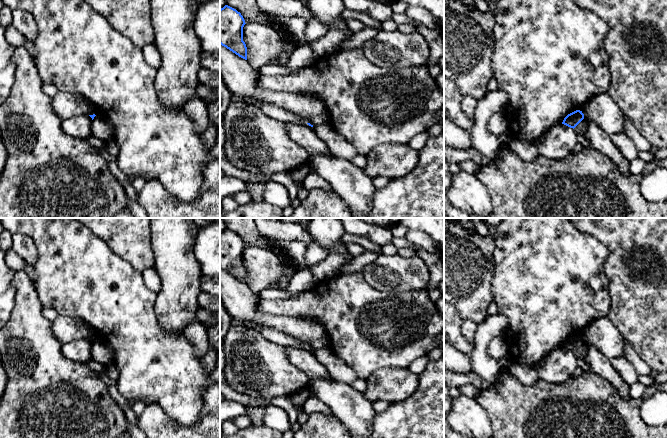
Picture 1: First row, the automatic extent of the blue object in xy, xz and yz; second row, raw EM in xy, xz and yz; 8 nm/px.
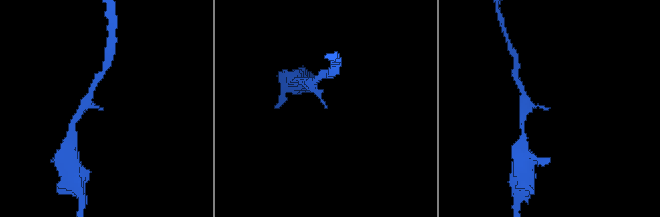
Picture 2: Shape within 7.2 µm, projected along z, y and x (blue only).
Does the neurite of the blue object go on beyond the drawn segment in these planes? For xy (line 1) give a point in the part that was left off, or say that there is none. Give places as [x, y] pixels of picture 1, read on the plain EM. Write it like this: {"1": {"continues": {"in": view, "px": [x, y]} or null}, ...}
{"1": {"continues": null}}

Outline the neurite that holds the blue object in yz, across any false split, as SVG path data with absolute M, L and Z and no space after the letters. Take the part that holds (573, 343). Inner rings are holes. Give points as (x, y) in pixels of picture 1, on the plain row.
M576 334L568 338L564 342L562 348L574 353L583 343L584 343L584 338L582 337L582 335Z

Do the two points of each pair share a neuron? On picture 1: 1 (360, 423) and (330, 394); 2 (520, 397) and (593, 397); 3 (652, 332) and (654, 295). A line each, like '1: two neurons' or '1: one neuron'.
1: one neuron
2: one neuron
3: one neuron

